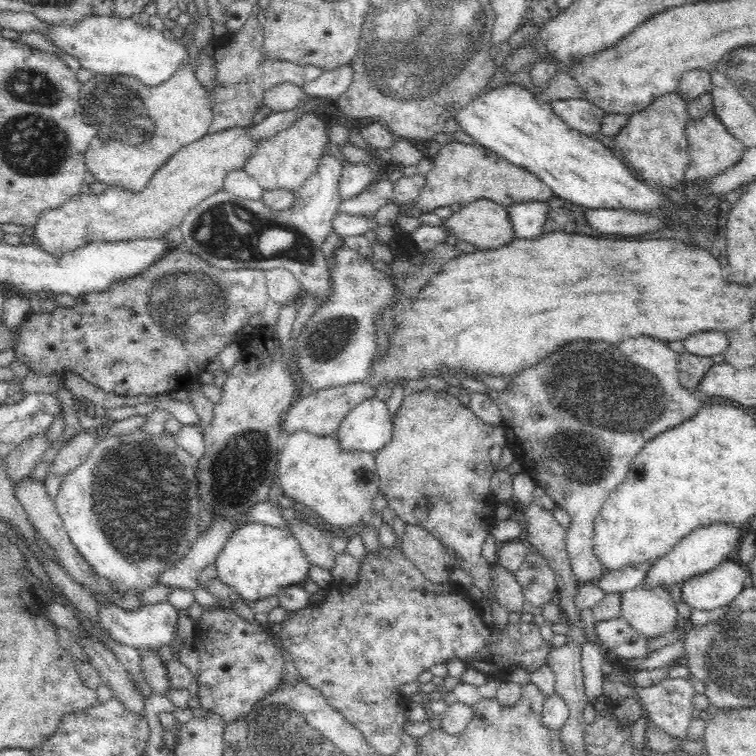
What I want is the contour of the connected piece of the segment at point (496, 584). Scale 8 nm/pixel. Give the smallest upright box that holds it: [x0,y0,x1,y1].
[490,562,526,614]

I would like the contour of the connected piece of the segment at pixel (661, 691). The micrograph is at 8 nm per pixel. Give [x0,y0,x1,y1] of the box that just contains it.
[633,674,696,740]

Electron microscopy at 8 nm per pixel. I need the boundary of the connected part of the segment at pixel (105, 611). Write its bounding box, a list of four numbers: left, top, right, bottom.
[97,601,178,649]

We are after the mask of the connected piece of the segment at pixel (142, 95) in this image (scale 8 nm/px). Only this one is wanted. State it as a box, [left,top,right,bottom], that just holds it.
[79,56,213,192]

